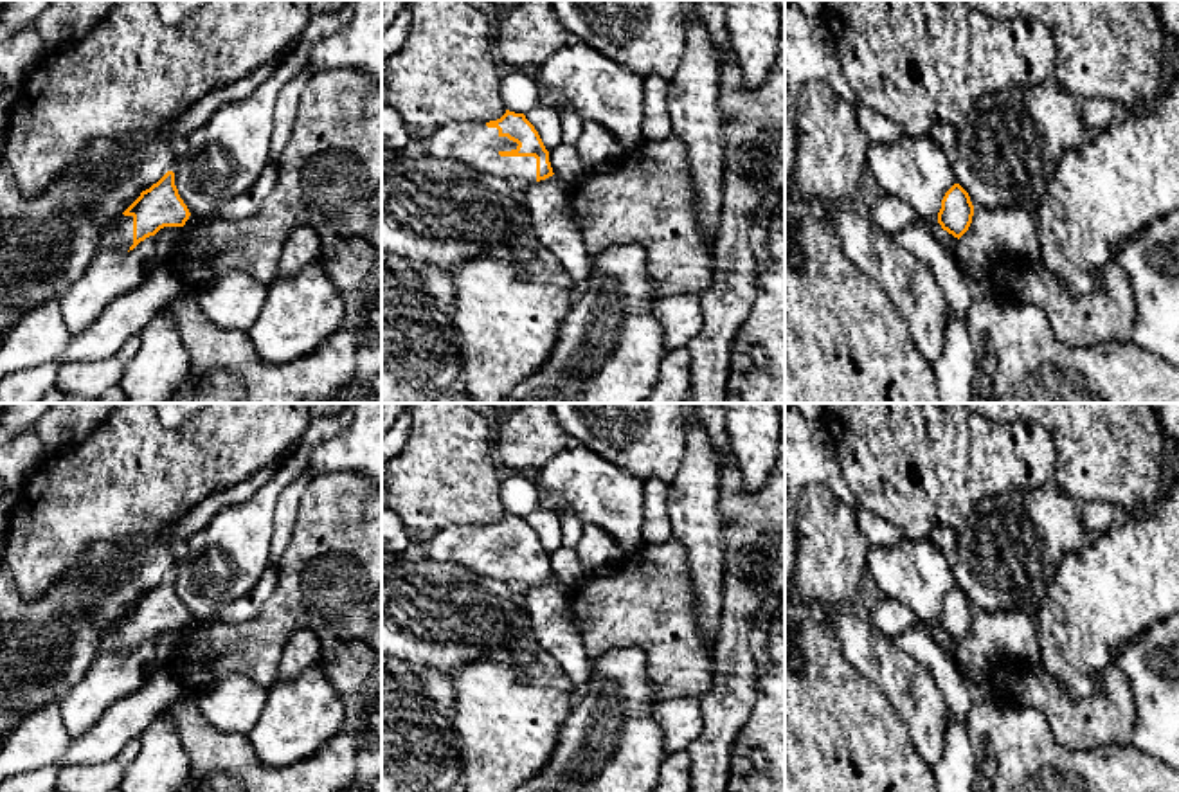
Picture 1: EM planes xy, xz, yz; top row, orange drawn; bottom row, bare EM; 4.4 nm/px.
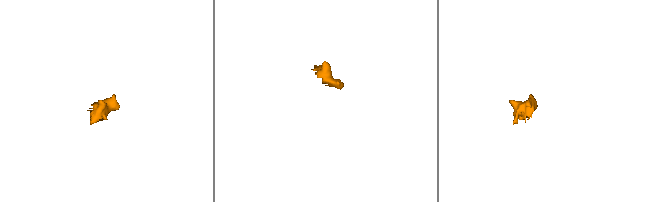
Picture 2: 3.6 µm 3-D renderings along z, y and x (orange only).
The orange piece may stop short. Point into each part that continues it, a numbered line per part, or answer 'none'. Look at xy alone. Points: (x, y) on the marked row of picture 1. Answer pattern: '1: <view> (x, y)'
1: xy (117, 236)

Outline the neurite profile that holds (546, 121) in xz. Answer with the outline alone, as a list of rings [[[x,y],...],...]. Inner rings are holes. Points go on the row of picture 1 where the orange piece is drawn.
[[[538,104],[524,115],[538,131],[547,151],[553,151],[563,140],[556,108]]]

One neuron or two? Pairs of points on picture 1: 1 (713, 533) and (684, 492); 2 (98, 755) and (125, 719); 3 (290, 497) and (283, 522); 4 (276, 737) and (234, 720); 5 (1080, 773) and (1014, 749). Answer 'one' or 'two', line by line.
1: one
2: one
3: one
4: two
5: one

